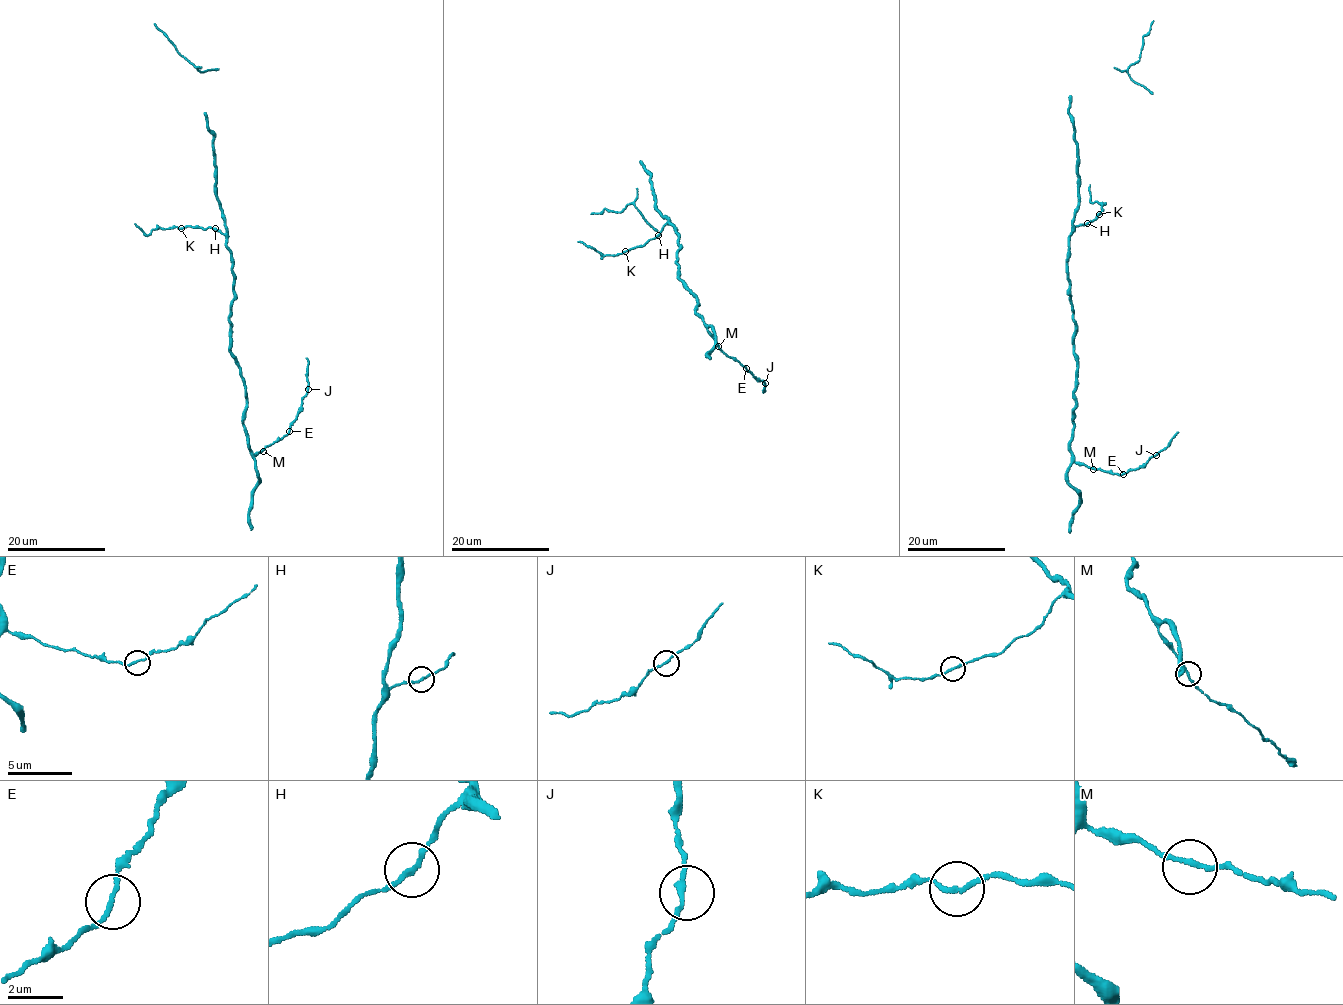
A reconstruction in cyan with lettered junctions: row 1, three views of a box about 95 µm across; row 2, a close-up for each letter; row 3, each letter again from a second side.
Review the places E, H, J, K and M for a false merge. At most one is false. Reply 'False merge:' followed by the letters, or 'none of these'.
False merge: none of these

